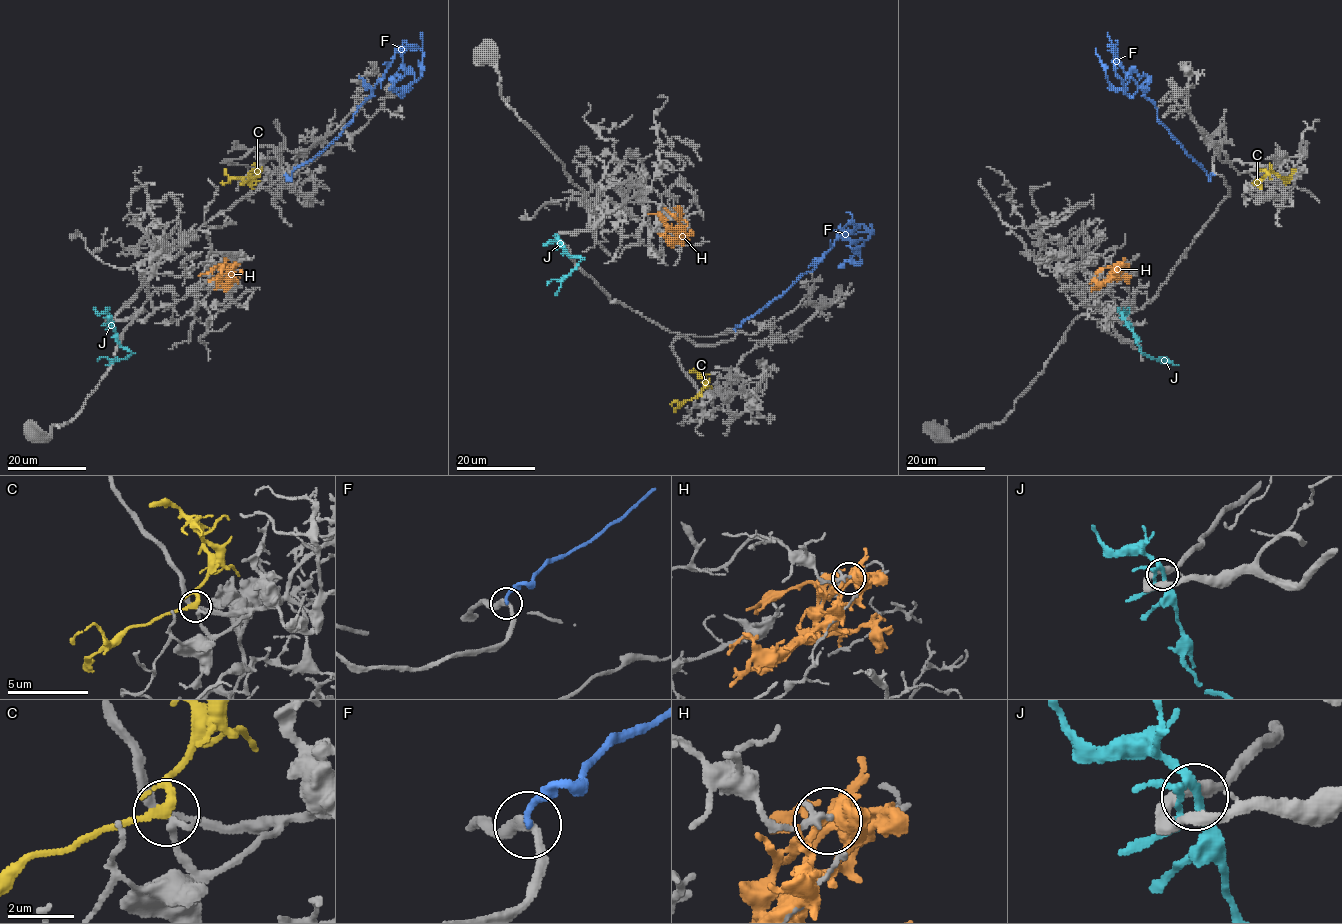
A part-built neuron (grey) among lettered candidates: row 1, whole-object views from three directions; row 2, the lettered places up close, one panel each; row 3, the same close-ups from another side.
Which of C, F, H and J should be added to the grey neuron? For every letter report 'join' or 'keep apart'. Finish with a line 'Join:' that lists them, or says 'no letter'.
C: join
F: keep apart
H: keep apart
J: keep apart
Join: C

